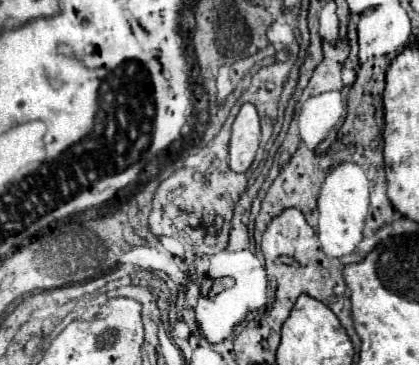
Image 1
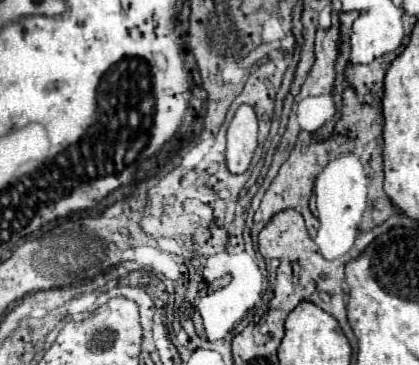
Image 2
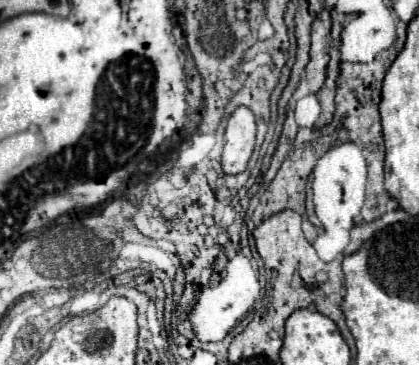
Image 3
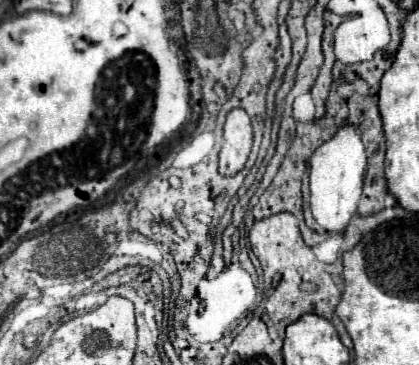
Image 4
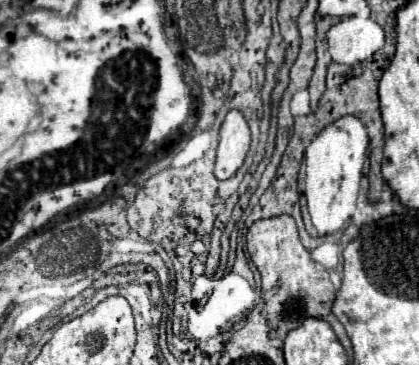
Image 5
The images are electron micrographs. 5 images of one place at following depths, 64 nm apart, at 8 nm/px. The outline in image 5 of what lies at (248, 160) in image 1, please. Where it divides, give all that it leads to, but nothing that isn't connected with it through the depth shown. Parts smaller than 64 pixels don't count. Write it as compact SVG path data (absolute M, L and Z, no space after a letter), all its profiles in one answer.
M230 110L220 128L214 176L218 180L232 178L236 174L236 170L242 166L248 148L250 148L248 124L238 110Z

